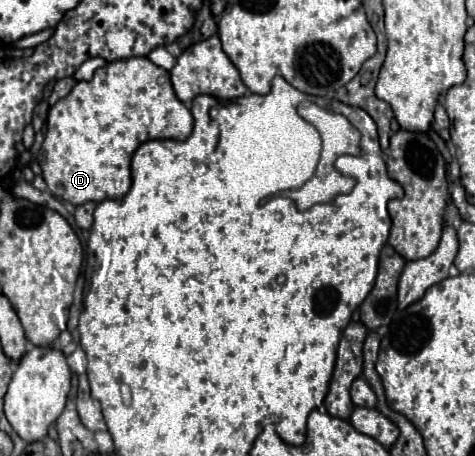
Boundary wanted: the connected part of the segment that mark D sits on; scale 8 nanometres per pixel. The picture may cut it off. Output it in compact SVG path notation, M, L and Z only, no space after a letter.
M145 56L109 62L99 68L91 80L77 82L73 90L55 102L47 114L47 132L37 162L43 170L43 180L53 196L71 202L73 206L85 202L103 202L105 198L121 200L131 188L131 156L139 144L157 138L185 140L193 130L193 116L189 108L175 96L169 72L155 66Z

